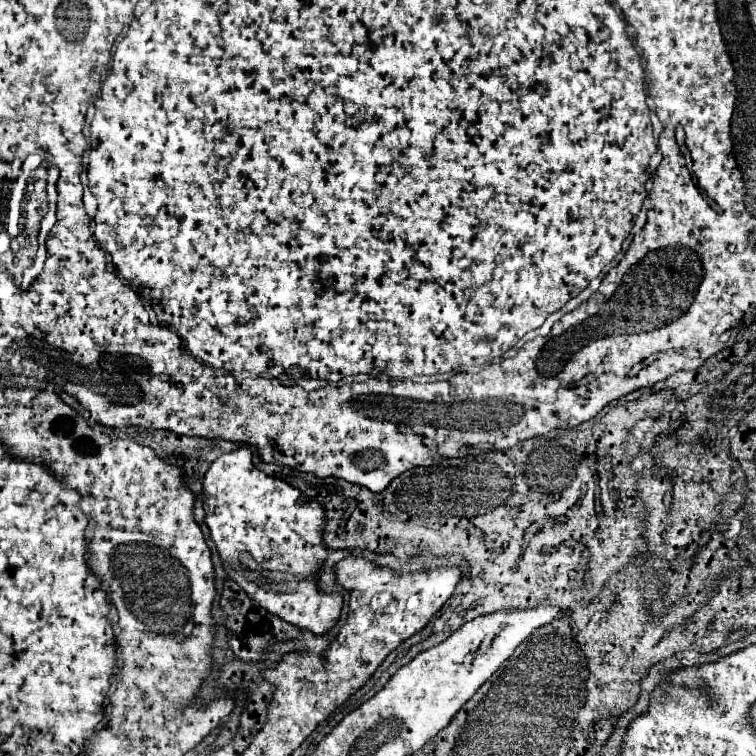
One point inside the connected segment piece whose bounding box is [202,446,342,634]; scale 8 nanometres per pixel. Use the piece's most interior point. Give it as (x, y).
(269, 537)

